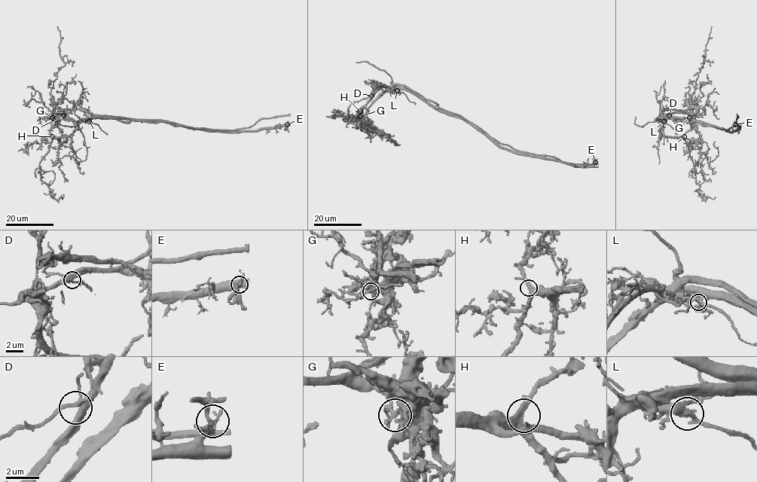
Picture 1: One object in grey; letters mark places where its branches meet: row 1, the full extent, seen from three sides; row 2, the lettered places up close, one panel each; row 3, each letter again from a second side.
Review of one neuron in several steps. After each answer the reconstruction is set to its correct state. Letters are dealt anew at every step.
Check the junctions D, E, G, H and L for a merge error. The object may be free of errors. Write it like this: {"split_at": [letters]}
{"split_at": ["G"]}

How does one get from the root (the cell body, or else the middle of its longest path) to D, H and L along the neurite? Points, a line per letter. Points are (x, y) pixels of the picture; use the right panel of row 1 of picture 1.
D: (681, 119), (658, 118), (659, 121), (669, 115)
H: (681, 119), (658, 118), (660, 120), (660, 132), (663, 135), (684, 136)
L: (681, 119), (658, 118), (663, 121)

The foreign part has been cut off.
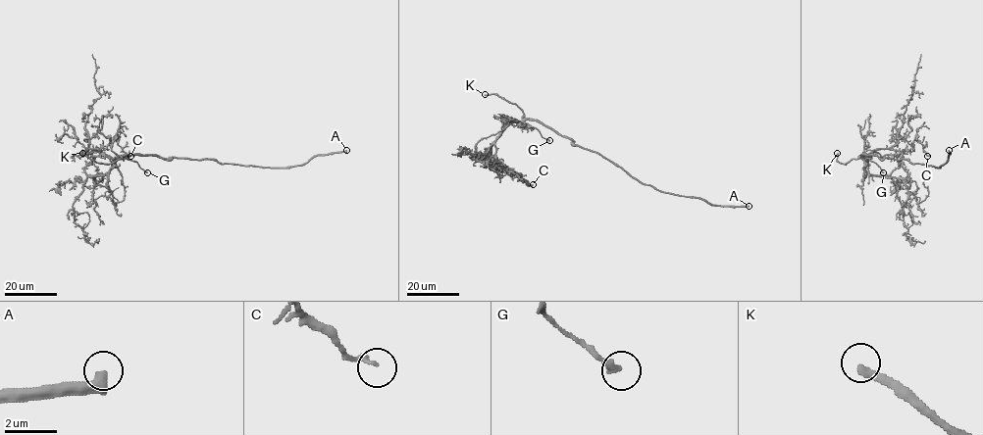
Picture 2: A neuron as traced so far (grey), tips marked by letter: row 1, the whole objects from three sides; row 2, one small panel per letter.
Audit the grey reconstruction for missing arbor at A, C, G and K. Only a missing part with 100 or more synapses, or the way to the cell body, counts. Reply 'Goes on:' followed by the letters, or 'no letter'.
Goes on: K

